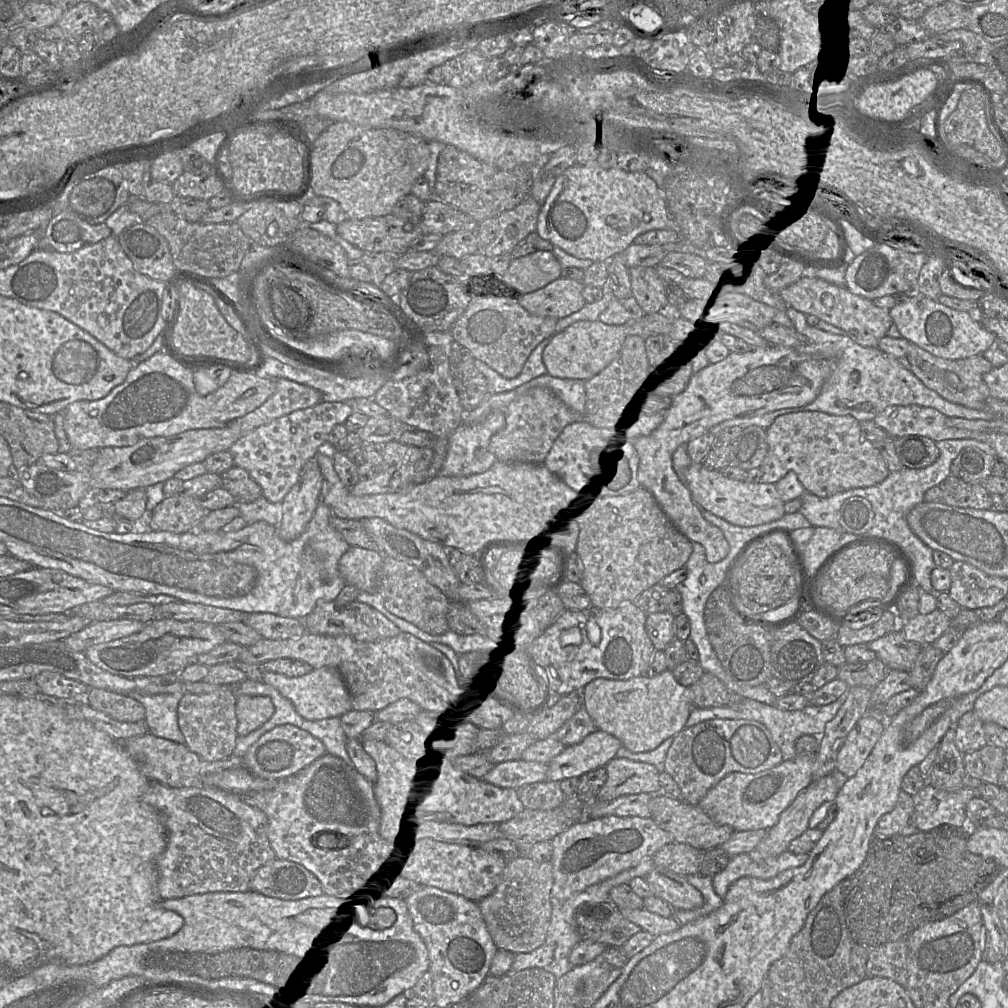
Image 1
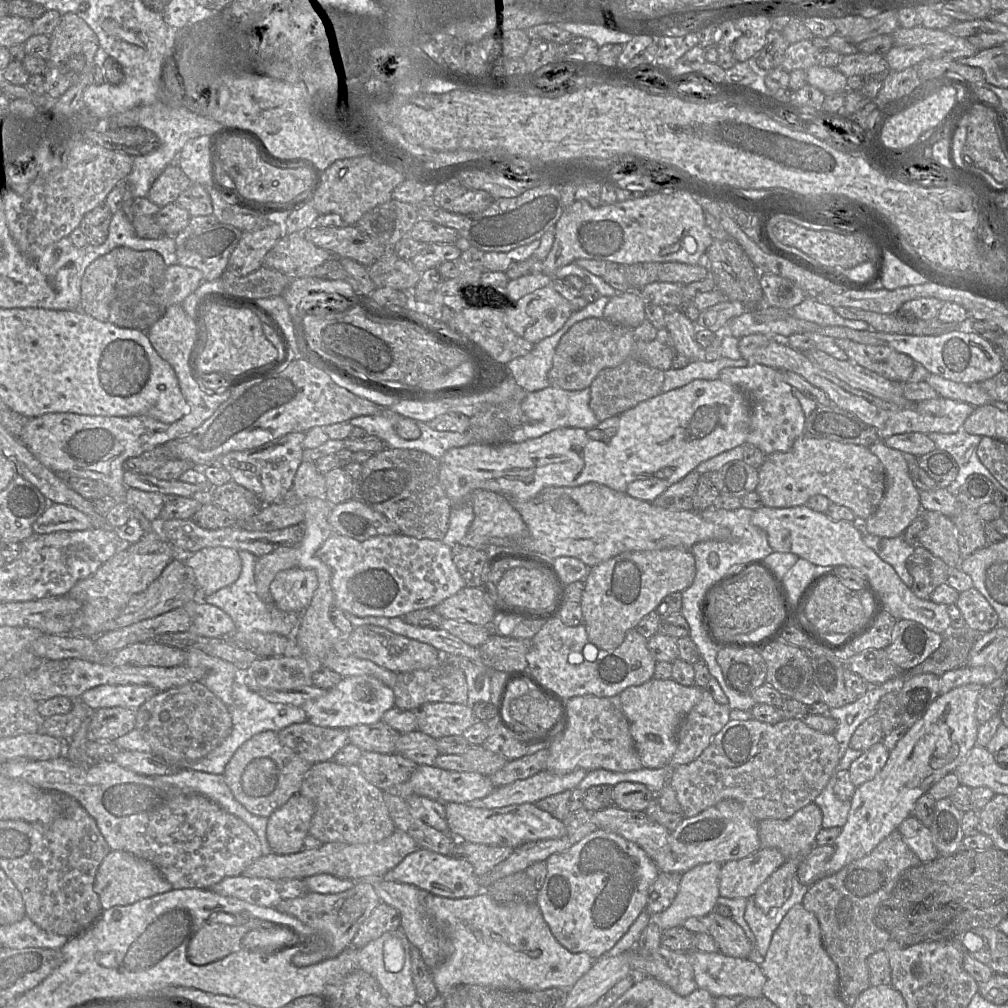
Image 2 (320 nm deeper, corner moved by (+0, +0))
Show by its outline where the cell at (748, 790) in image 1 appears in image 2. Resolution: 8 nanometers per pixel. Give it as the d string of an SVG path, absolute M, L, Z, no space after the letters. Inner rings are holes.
M724 799L696 816L685 817L676 829L670 832L667 844L654 858L655 864L660 872L683 874L700 864L709 862L724 864L745 858L762 848L758 835L758 822L742 803L735 799Z

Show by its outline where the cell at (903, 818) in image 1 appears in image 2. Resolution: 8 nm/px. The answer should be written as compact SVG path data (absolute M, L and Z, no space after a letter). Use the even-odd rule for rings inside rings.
M895 830L869 854L823 877L805 894L802 905L819 921L823 946L837 966L839 996L847 1006L852 1007L859 994L870 987L868 957L890 941L889 934L874 922L877 907L890 894L902 872L920 863Z

